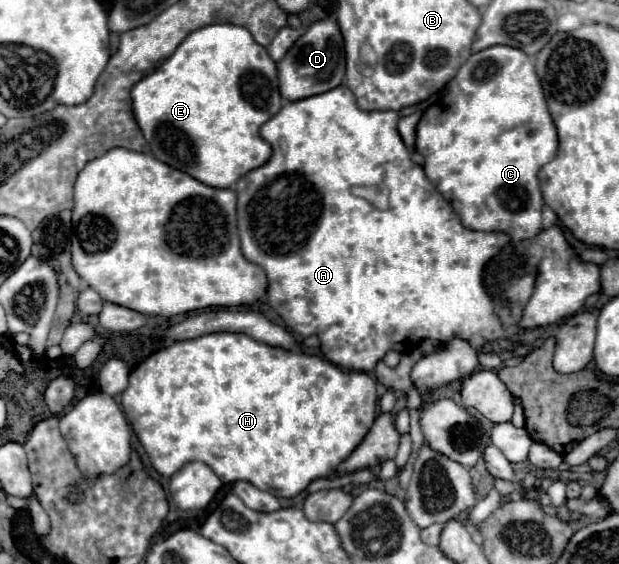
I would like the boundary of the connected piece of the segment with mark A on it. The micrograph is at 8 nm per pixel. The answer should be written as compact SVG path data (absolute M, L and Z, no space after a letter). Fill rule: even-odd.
M339 85L327 93L313 95L299 101L289 101L281 107L281 111L271 117L261 127L261 137L271 143L273 155L271 159L249 171L235 183L237 193L237 229L241 237L241 251L251 261L265 269L267 275L267 297L273 311L281 315L285 325L299 333L301 337L317 335L321 339L321 351L325 357L351 371L373 371L375 363L383 359L383 355L391 349L395 351L413 351L423 339L437 339L447 343L455 337L465 339L471 347L483 349L485 345L499 341L505 335L505 327L495 315L493 299L487 295L483 287L483 267L491 257L495 257L505 245L509 245L507 233L483 233L471 231L459 223L453 207L443 199L443 195L435 189L435 185L427 179L423 167L411 161L411 151L405 147L399 131L397 131L399 113L397 111L361 111L355 103L355 97L345 85ZM357 187L369 187L365 195L357 195Z

